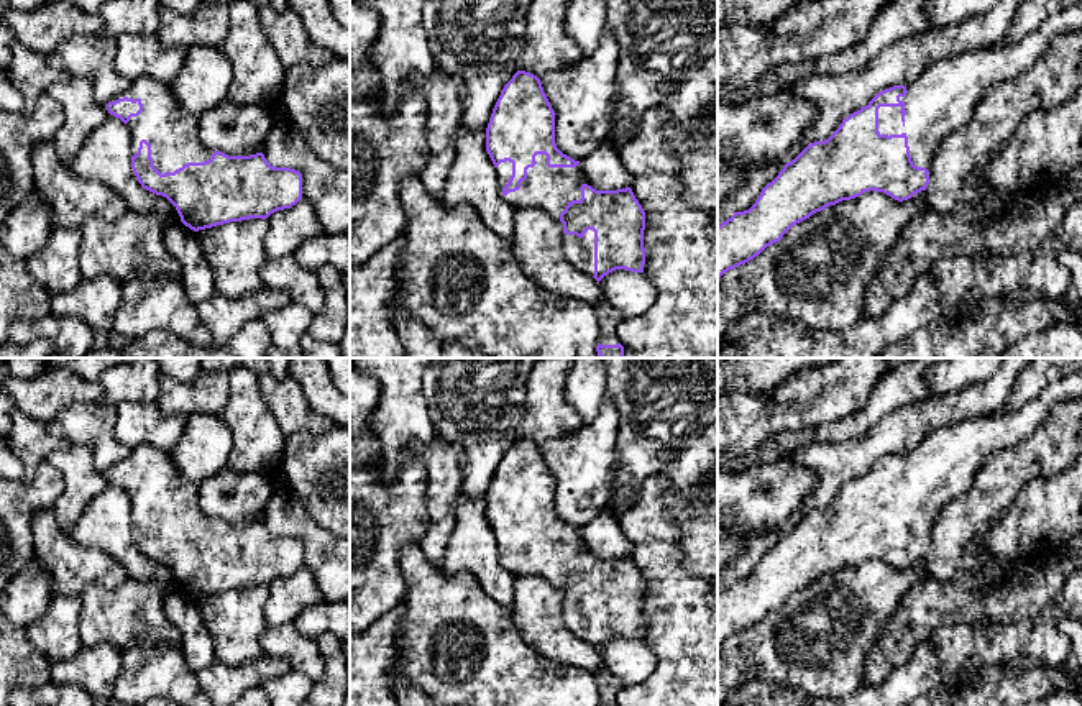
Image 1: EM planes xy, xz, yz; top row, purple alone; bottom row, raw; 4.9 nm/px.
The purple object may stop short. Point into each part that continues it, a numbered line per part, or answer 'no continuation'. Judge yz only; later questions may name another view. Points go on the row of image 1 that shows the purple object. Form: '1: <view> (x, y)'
1: yz (944, 97)

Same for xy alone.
1: xy (171, 132)

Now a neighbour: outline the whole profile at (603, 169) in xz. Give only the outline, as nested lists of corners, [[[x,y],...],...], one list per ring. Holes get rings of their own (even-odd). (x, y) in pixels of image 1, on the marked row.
[[[609,143],[581,159],[578,167],[586,184],[596,190],[617,190],[634,184],[634,176],[622,166],[617,151]]]

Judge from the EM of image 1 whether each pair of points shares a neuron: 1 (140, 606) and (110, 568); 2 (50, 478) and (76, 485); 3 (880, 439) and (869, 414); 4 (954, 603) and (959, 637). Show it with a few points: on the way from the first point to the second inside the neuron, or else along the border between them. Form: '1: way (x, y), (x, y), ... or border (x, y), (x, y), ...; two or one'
1: border (128, 578), (112, 588), (86, 586); two
2: border (46, 460), (63, 483), (53, 508); two
3: border (907, 404), (885, 414), (864, 434), (839, 444); two
4: border (997, 624), (946, 623), (923, 642); two

